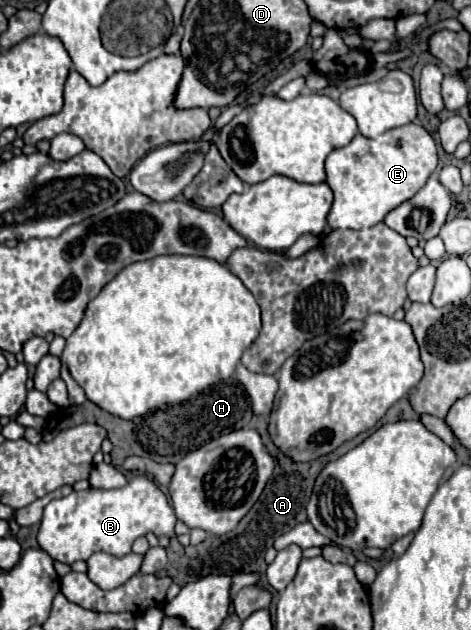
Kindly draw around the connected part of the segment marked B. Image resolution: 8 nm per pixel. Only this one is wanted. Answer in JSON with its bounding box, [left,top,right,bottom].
[38,476,174,564]

